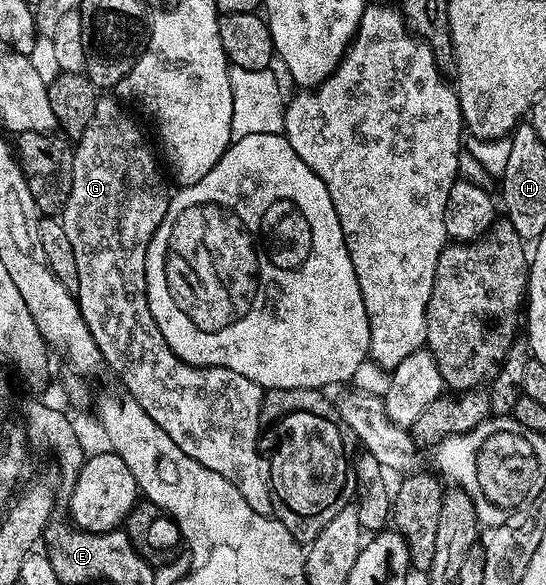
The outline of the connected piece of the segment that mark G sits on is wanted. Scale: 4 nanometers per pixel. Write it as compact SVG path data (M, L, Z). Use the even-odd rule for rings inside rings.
M109 96L96 97L92 121L74 145L73 190L69 190L69 202L61 213L66 237L77 260L79 309L89 326L89 334L93 334L93 342L97 342L101 350L103 364L111 367L116 378L127 387L124 388L126 395L136 400L141 410L145 410L145 414L149 414L149 418L153 418L153 422L157 422L157 426L161 426L161 430L165 430L189 458L233 482L241 498L245 498L257 514L270 516L271 486L261 455L261 424L257 419L261 414L264 389L245 378L245 374L233 370L186 364L169 350L161 330L157 330L157 322L153 322L149 310L145 258L149 242L157 226L161 226L161 218L165 218L172 193L167 192L167 184L159 173L160 161L157 156L155 161L142 130L123 108L125 106L116 97Z

